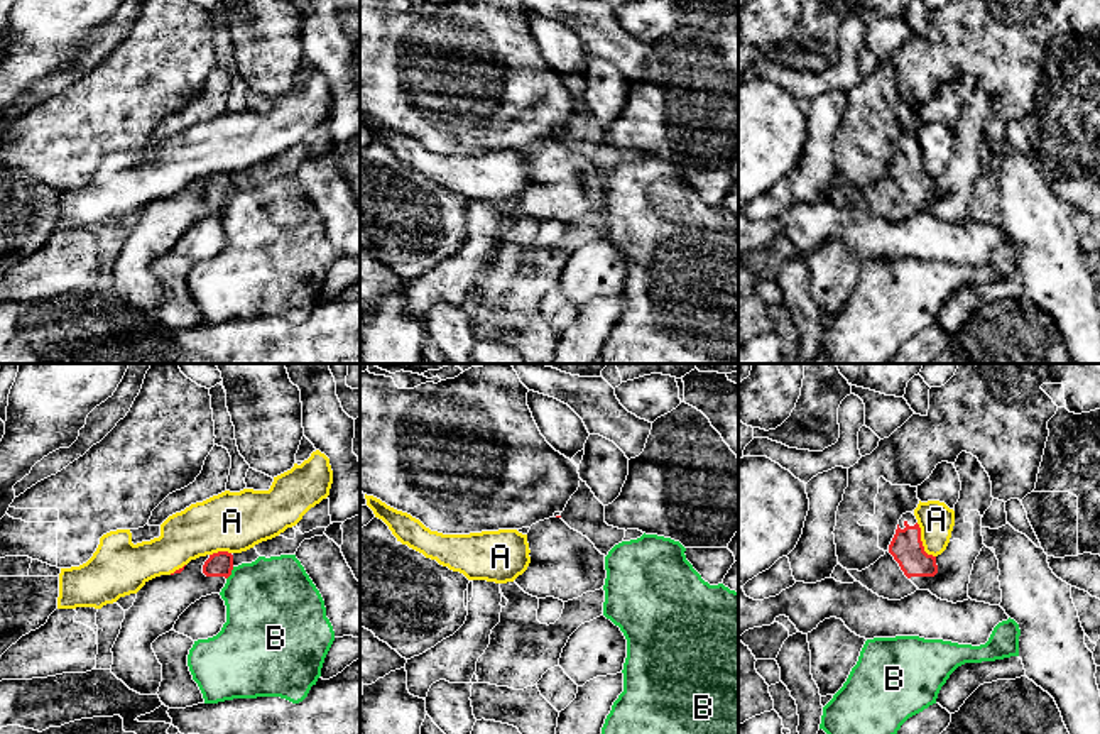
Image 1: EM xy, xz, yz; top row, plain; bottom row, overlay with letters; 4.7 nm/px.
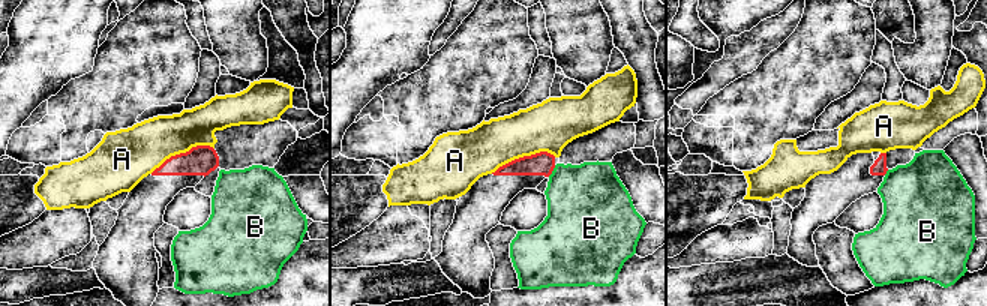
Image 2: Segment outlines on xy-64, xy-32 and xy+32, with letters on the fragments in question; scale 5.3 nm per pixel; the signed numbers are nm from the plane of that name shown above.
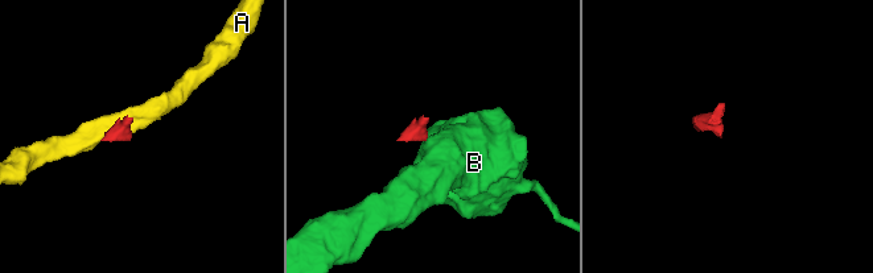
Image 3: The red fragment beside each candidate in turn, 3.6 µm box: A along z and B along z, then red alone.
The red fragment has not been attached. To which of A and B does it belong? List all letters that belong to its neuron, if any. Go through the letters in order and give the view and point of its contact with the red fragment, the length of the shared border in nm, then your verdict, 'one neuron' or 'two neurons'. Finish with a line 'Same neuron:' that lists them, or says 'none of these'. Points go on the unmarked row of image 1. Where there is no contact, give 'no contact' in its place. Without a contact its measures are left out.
A: yz (921, 163) | 190 nm | two neurons
B: xy (230, 195) | 70 nm | two neurons
Same neuron: none of these

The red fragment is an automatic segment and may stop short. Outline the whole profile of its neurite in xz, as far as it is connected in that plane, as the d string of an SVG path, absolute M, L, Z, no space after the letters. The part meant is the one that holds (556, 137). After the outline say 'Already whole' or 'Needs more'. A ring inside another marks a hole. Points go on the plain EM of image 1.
M561 137L539 142L527 154L531 184L514 203L537 220L563 223L603 210L605 176Z. Needs more

